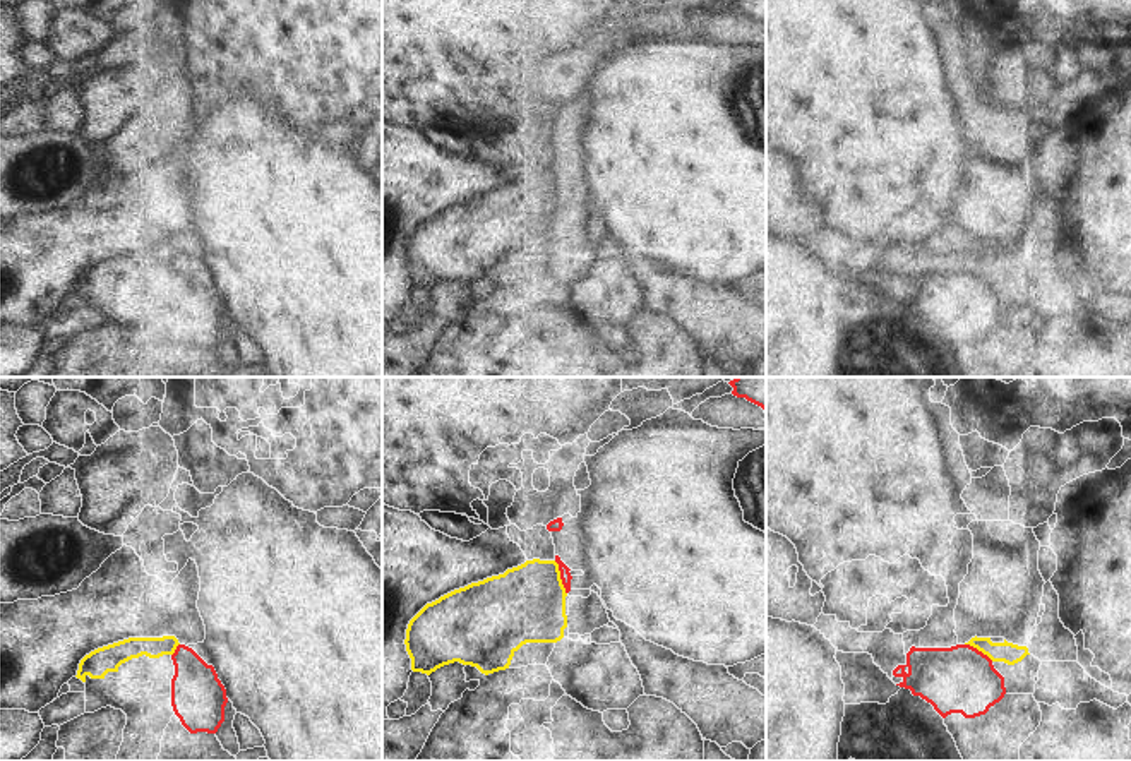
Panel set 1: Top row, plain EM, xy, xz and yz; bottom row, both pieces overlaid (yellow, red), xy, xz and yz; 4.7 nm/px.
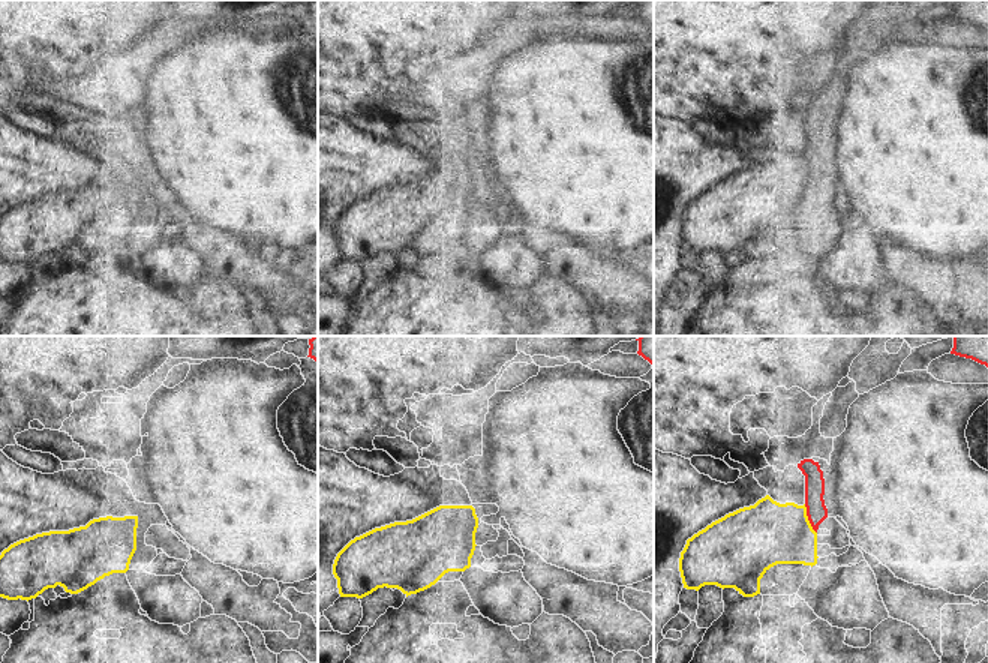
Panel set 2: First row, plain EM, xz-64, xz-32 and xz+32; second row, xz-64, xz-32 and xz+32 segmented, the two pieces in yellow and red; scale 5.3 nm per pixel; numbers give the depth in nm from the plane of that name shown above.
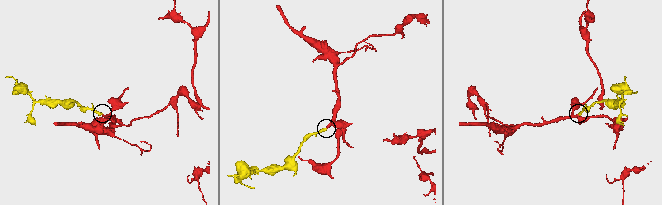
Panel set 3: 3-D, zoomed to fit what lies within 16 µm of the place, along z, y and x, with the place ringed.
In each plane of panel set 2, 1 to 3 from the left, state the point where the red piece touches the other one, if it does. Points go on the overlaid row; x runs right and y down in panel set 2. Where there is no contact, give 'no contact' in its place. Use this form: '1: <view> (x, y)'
1: no contact
2: no contact
3: xz+32 (807, 519)

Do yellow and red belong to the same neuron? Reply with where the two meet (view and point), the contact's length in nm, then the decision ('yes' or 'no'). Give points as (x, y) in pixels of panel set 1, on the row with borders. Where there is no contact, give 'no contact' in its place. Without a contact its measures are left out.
xz (559, 578) | 170 nm | yes

